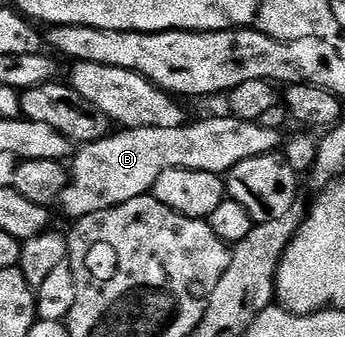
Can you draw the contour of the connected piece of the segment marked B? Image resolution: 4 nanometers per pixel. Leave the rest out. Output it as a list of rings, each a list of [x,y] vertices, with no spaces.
[[[231,116],[208,118],[205,122],[178,128],[120,128],[109,133],[107,138],[83,143],[71,155],[68,185],[60,193],[58,206],[64,209],[69,220],[85,218],[149,193],[158,176],[170,168],[201,170],[224,176],[234,168],[234,164],[242,164],[242,160],[277,153],[282,146],[280,136],[280,130],[266,128],[259,121],[247,122]]]

